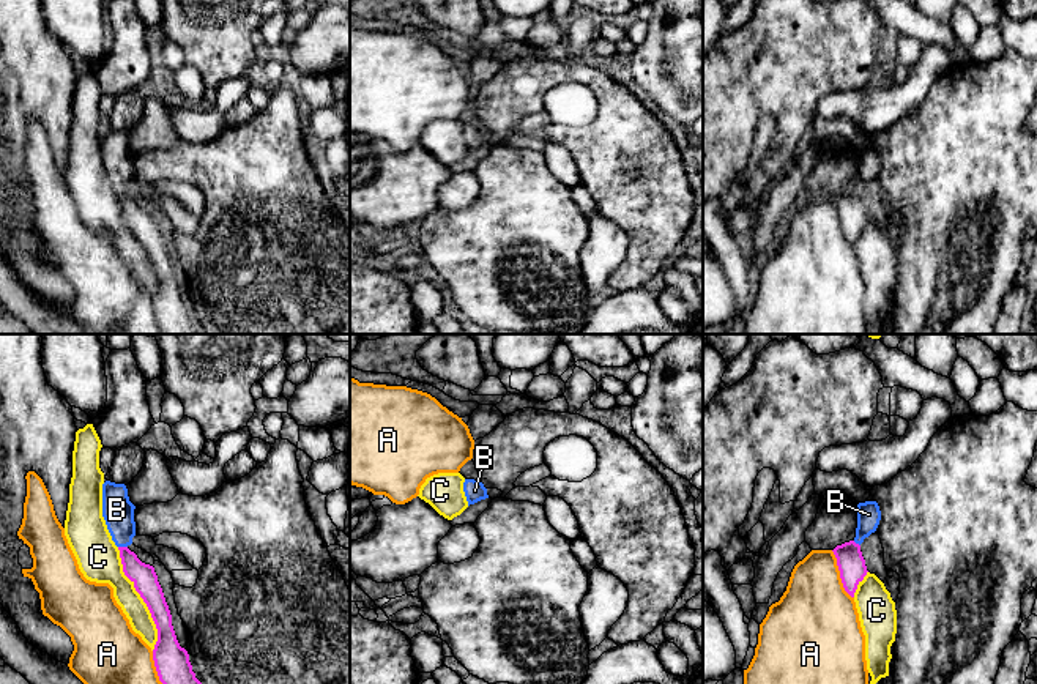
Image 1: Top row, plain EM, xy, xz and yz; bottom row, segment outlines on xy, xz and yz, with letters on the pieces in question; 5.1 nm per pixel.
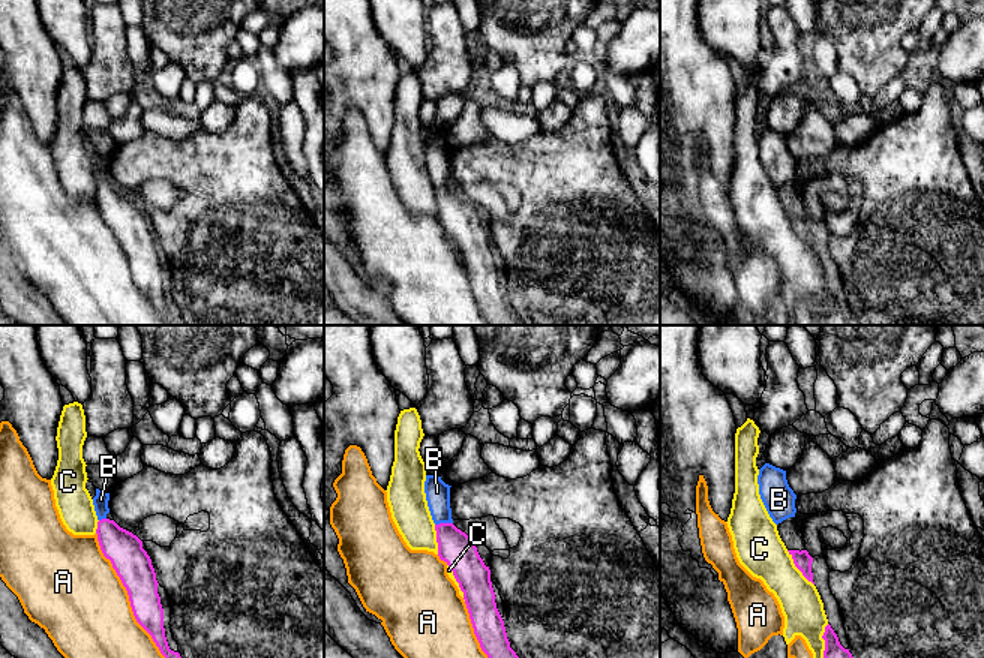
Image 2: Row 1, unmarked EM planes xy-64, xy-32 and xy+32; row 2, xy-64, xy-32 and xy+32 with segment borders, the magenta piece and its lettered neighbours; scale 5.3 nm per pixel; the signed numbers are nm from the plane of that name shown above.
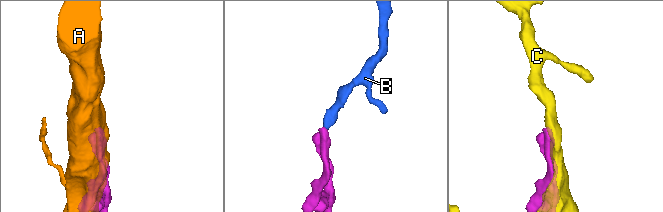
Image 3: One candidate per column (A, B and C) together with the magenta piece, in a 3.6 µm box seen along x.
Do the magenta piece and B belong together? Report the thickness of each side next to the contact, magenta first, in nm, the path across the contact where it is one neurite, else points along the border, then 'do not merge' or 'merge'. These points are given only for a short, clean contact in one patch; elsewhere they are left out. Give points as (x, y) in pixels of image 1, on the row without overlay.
130/160 nm | across xy (145, 227), (131, 211), (123, 194), (117, 156) | merge

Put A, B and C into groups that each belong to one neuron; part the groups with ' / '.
A / B / C

